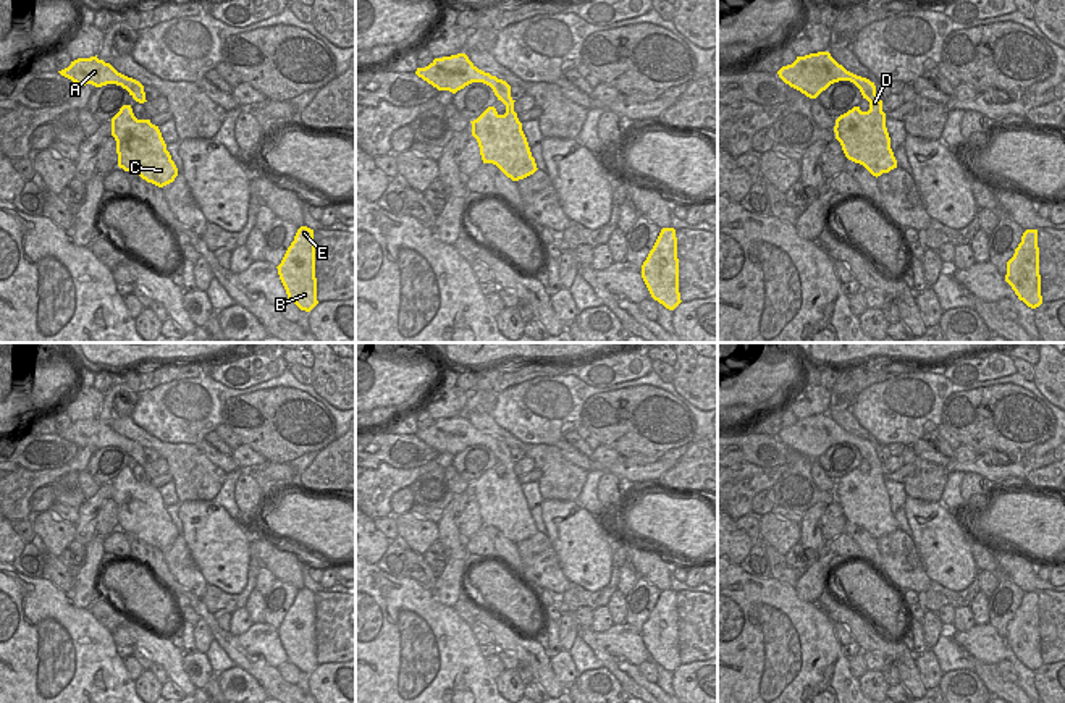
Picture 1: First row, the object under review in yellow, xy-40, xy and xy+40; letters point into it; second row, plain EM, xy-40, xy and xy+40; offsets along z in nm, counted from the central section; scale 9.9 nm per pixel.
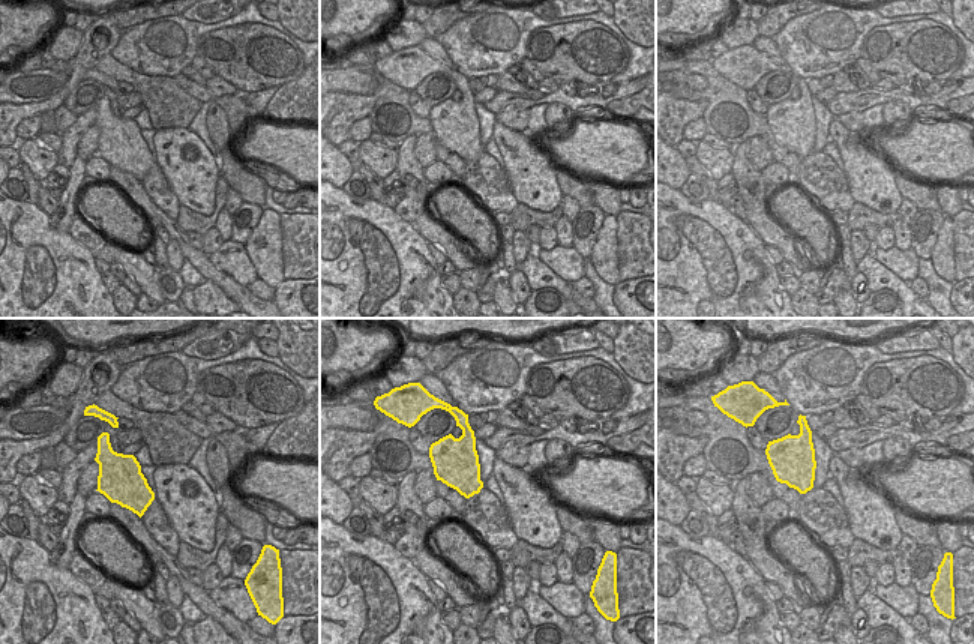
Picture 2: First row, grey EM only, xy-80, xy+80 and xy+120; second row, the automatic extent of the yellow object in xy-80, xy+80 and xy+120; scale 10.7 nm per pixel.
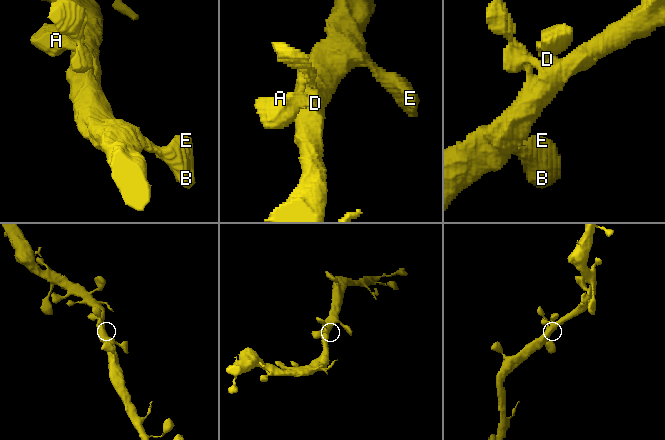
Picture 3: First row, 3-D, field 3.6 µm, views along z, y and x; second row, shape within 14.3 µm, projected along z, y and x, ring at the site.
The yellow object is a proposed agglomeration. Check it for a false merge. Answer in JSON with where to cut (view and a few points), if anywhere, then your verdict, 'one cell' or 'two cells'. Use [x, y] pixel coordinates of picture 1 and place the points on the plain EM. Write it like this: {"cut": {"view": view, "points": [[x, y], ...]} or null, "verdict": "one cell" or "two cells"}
{"cut": null, "verdict": "one cell"}

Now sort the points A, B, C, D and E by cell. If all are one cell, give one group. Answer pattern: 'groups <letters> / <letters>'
groups A B C D E

